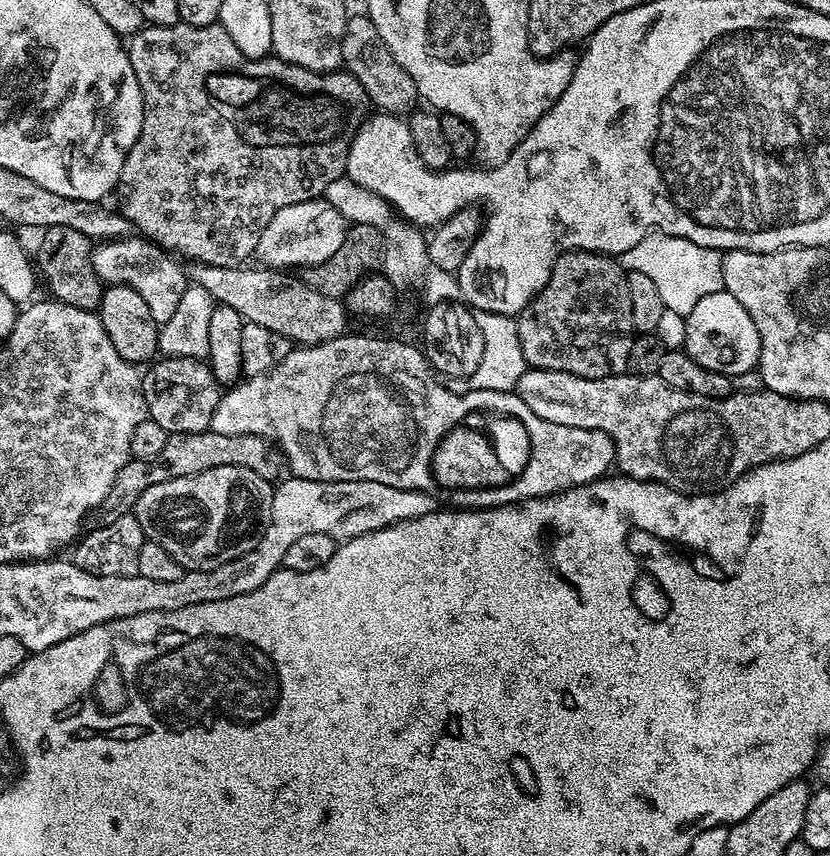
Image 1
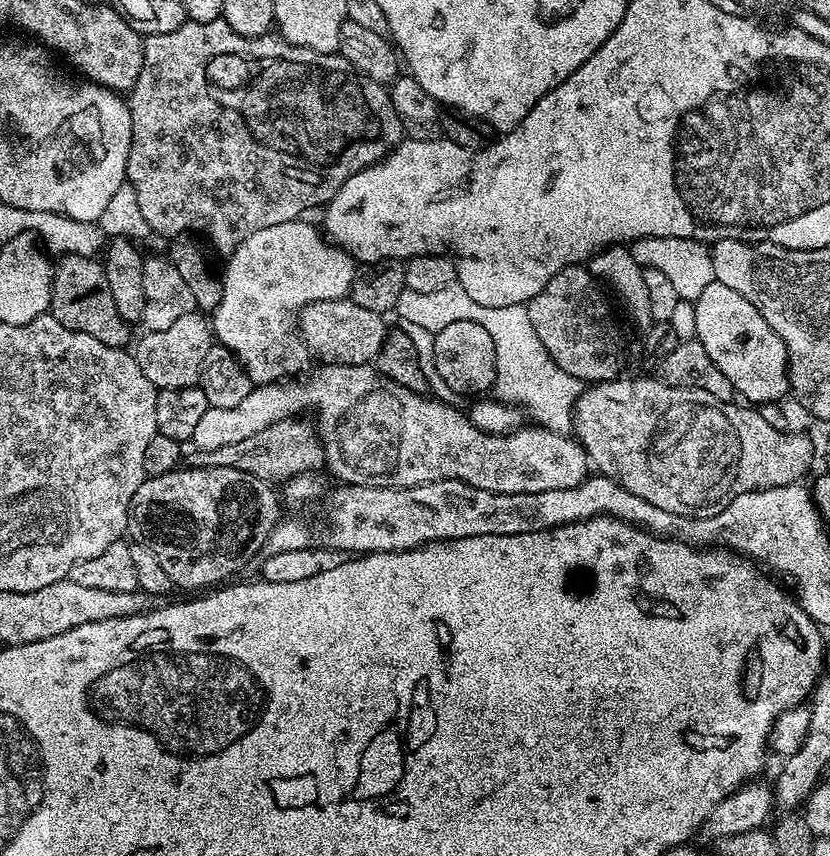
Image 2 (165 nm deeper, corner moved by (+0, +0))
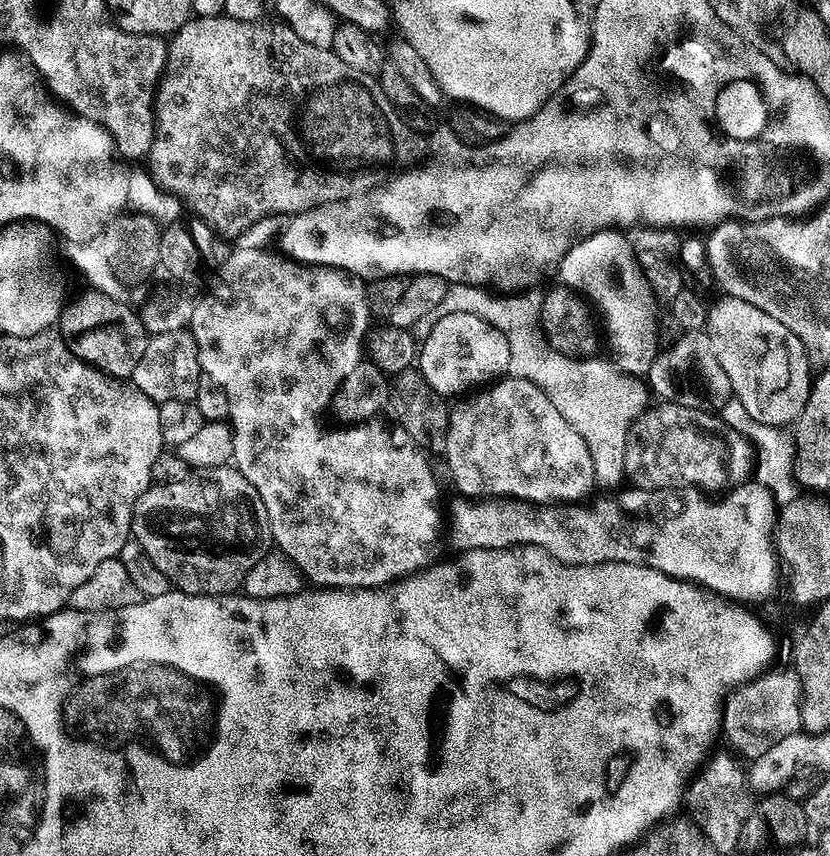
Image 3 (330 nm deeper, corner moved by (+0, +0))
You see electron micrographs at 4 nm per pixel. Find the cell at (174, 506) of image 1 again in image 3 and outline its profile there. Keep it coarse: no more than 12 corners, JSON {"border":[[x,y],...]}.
{"border":[[234,466],[153,483],[131,539],[191,596],[235,593],[274,548]]}

